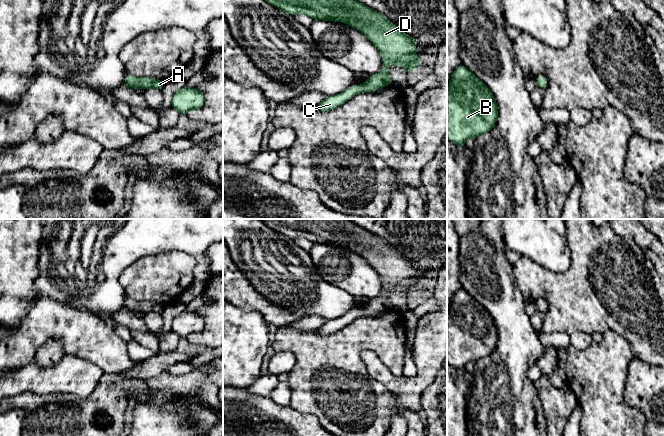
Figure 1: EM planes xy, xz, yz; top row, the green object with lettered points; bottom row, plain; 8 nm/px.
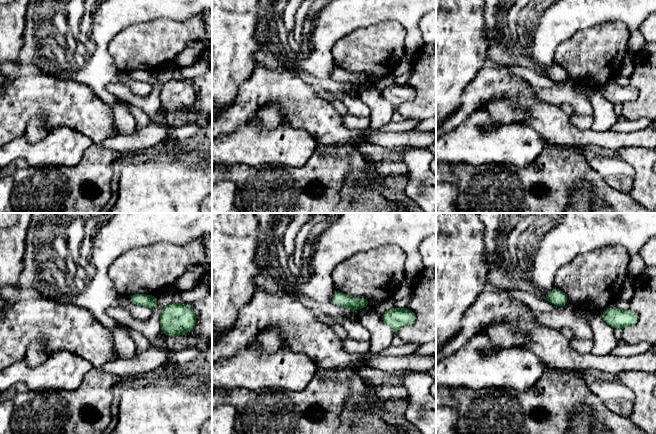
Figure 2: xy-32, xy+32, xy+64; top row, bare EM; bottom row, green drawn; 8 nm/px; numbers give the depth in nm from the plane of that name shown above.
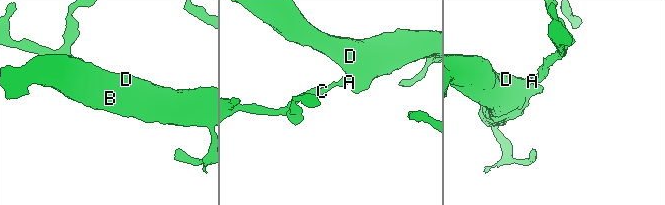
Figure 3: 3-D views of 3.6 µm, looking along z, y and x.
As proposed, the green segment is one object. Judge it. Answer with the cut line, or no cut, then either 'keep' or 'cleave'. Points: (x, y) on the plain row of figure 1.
cut none; keep

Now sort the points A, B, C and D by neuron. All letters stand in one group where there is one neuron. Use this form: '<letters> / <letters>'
A B C D

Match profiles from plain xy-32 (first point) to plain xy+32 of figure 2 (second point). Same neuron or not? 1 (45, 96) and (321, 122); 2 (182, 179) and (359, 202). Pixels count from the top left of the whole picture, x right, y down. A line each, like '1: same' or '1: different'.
1: same
2: same

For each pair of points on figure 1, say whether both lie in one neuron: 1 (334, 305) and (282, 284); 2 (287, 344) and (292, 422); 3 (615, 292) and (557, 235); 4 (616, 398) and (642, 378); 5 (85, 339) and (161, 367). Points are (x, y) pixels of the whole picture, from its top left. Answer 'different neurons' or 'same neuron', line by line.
1: same neuron
2: different neurons
3: different neurons
4: different neurons
5: different neurons

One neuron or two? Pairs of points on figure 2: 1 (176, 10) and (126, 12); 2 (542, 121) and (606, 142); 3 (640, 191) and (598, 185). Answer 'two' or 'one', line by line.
1: one
2: one
3: two

